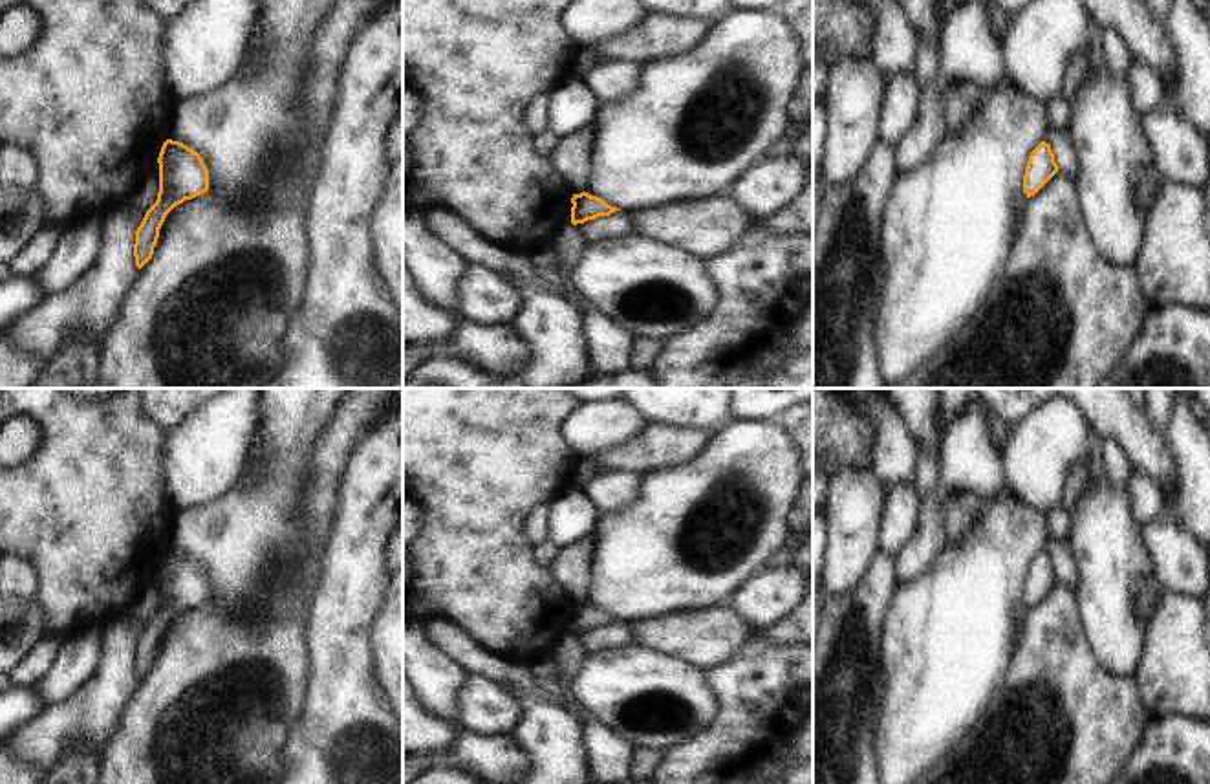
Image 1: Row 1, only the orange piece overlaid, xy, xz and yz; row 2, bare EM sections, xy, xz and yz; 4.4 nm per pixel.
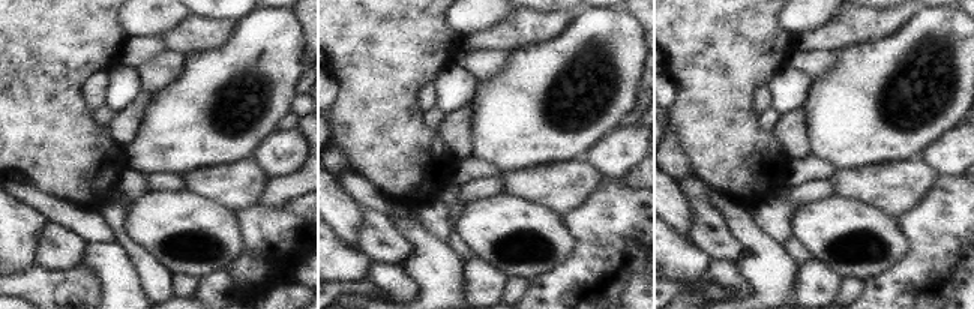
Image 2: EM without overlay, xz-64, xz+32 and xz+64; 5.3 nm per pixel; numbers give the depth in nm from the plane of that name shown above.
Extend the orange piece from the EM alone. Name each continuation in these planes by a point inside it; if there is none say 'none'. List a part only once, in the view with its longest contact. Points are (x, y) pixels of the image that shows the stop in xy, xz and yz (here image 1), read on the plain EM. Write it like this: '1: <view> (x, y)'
none

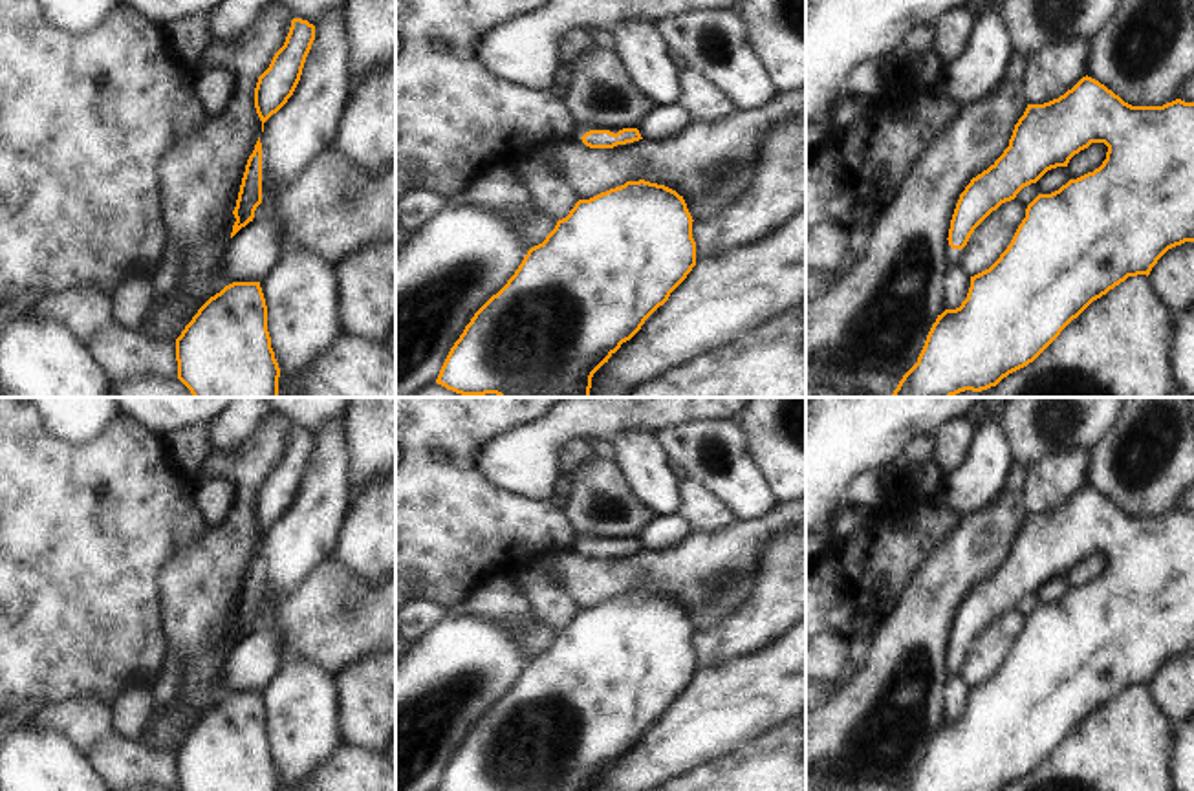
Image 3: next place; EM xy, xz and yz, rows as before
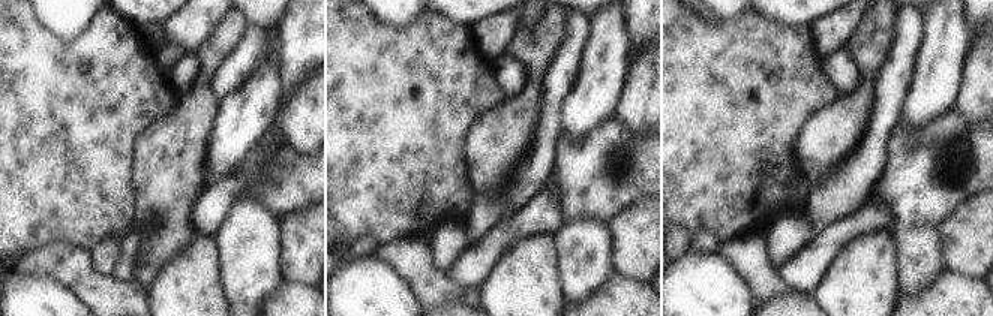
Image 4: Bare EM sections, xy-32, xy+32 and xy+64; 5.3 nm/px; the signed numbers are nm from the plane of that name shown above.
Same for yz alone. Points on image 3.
1: yz (953, 667)

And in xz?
1: xz (579, 541)

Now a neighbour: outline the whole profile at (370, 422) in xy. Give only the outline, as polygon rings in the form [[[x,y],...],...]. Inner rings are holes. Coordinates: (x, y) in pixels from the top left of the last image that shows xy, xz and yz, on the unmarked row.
[[[350,397],[344,438],[353,504],[372,483],[396,474],[396,397]]]

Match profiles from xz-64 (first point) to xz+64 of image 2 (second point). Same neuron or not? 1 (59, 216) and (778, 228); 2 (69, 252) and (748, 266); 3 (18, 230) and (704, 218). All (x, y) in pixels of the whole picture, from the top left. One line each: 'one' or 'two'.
1: two
2: two
3: two

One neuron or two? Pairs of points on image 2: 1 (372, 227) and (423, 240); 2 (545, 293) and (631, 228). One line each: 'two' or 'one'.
1: two
2: one

